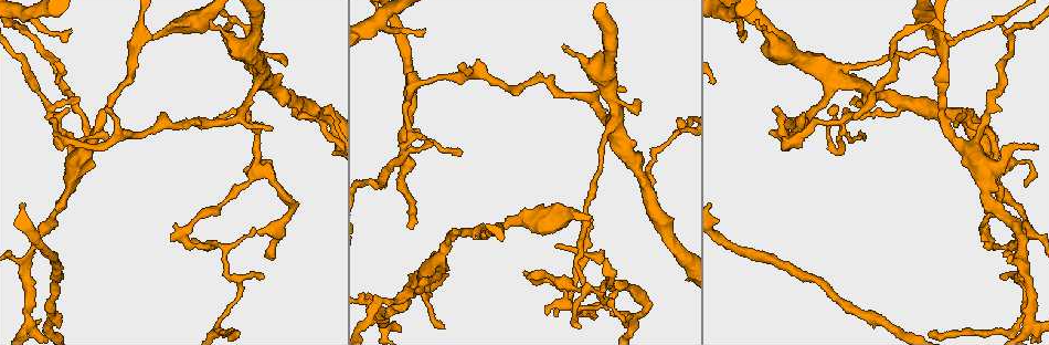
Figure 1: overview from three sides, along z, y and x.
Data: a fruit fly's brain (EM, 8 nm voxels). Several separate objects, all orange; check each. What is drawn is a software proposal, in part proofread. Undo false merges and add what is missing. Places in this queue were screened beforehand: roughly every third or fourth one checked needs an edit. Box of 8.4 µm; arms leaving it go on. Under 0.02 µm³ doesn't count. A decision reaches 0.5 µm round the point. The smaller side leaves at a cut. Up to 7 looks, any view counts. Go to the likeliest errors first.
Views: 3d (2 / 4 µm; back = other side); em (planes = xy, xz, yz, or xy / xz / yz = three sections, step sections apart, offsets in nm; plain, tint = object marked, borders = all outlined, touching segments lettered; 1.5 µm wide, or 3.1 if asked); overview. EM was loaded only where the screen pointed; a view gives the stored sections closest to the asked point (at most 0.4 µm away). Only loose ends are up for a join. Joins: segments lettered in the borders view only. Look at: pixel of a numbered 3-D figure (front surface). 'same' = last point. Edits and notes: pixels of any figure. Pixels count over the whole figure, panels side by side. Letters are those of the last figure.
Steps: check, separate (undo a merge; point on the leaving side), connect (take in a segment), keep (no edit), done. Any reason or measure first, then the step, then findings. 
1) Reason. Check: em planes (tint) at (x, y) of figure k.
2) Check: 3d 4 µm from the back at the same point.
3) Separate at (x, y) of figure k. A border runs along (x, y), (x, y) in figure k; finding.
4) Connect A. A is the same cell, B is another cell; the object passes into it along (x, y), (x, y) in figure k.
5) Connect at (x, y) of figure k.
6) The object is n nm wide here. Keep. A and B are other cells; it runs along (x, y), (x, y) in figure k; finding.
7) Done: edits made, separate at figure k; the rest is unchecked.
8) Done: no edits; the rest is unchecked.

Sharp bend. Check: em planes (borders) at (938, 38) of figure 1.

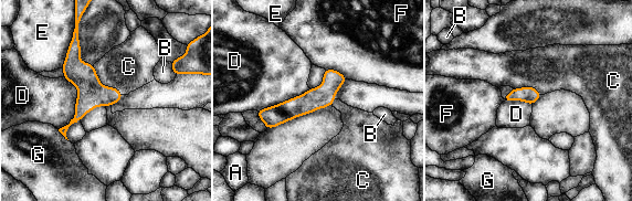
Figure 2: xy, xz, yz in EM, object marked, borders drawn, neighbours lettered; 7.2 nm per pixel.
Keep. A, B, C, D, E, F and G are other cells; a border runs along (64, 77), (75, 114), (59, 129) in figure 2; continuous, no second neuron.

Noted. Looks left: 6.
Thin end. Check: em xy step 8 (tint) at (70, 29) of figure 1.

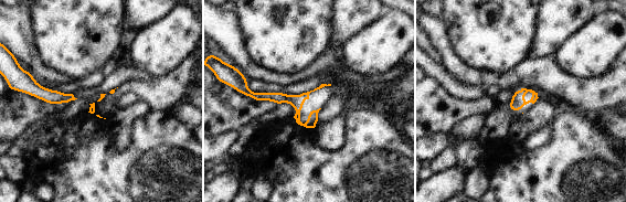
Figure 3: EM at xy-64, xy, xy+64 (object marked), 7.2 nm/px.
Check: em planes (borders) at the same point.

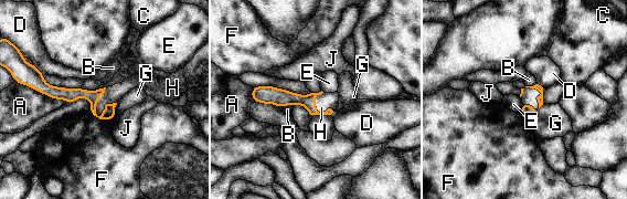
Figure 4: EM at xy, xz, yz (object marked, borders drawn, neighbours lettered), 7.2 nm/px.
Connect H. H is the same cell, A, B, C, D, E, F, G and J are other cells; it goes on there.

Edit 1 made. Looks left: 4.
Check: overview.

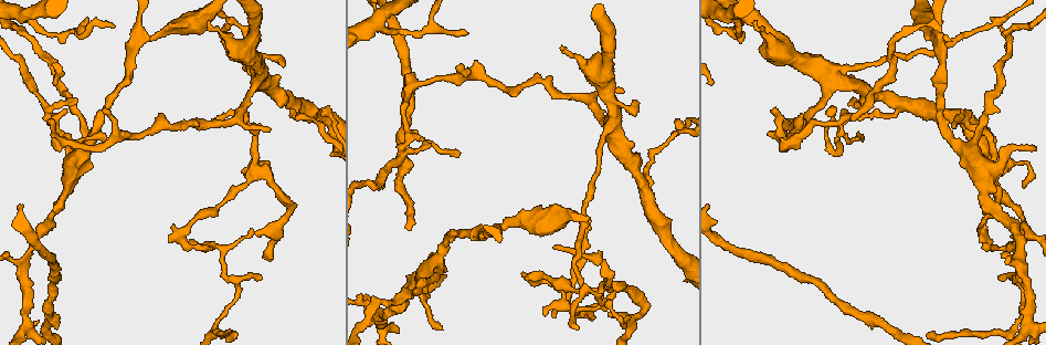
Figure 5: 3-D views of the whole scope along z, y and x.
Small branch off a trunk. Check: em planes (borders) at (897, 105) of figure 5.

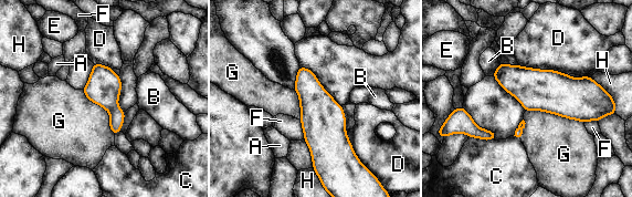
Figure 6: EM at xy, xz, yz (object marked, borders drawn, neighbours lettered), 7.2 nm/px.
The longest contact is with G, 440 nm. Keep. A, B, C, D, E, F, G and H are other cells; a border runs along (525, 111), (545, 111), (583, 124) in figure 6; all the same neuron.

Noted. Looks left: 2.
Done: edits made, connect at figure 4; the rest is unchecked.

